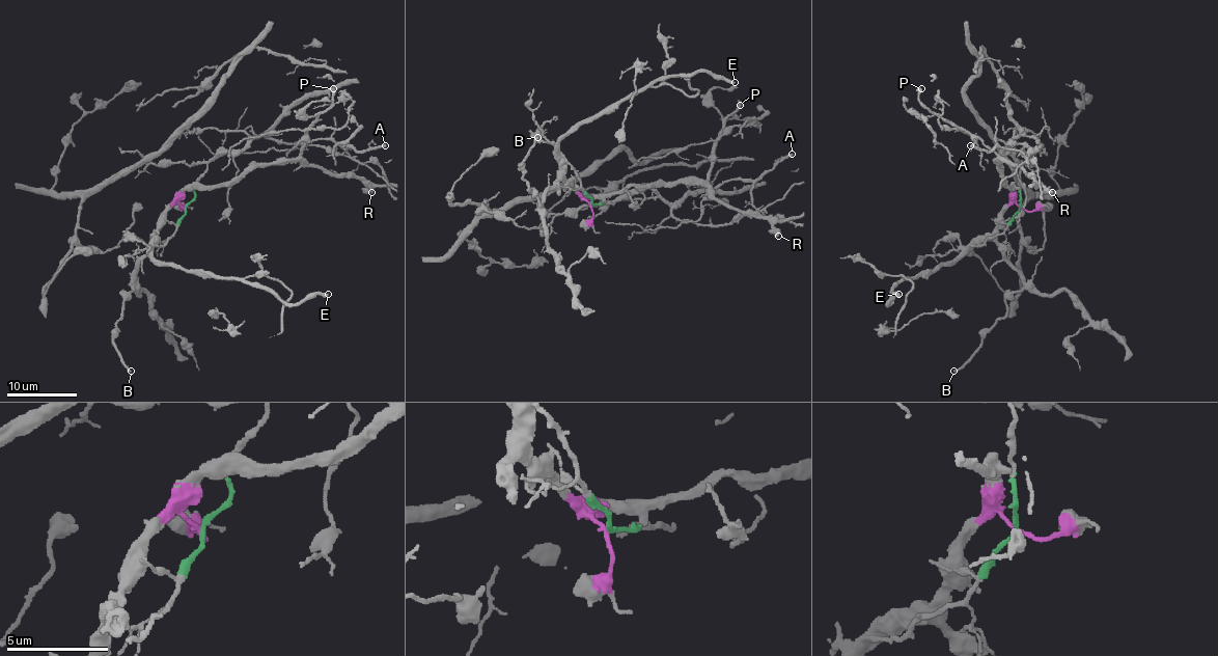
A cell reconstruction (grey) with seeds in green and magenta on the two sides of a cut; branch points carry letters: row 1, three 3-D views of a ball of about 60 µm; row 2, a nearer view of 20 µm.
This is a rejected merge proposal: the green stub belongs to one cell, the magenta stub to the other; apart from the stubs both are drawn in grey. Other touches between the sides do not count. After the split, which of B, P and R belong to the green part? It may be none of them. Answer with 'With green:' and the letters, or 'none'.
With green: none

